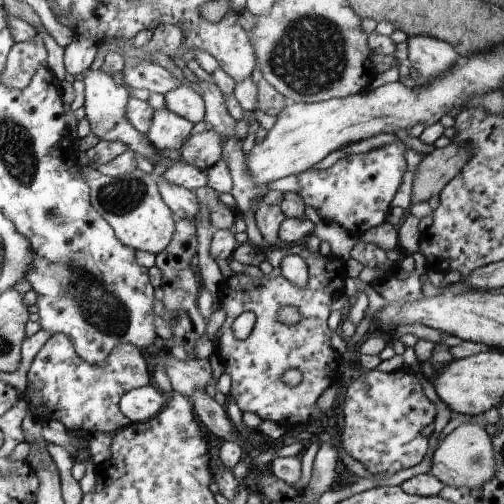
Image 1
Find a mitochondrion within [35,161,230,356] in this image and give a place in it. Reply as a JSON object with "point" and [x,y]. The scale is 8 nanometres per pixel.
{"point":[108,316]}

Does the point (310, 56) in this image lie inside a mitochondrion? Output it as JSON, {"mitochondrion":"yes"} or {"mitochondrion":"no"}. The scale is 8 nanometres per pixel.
{"mitochondrion":"yes"}

